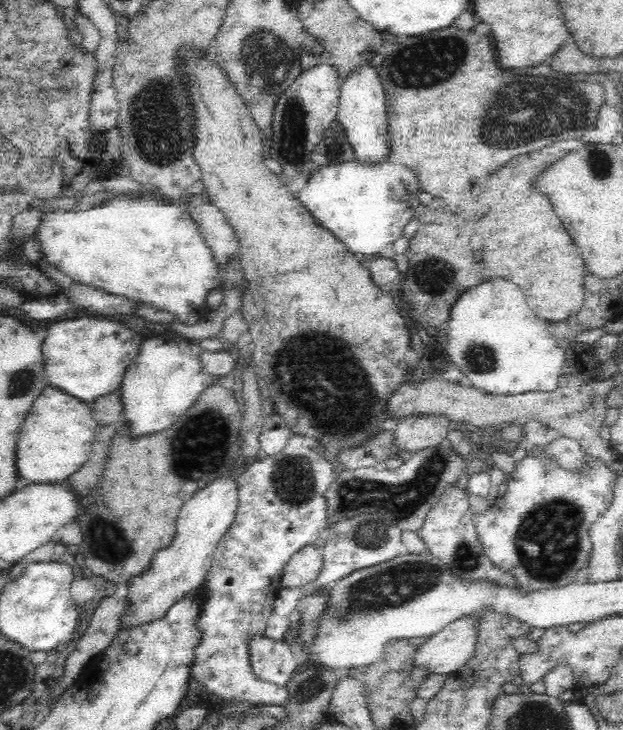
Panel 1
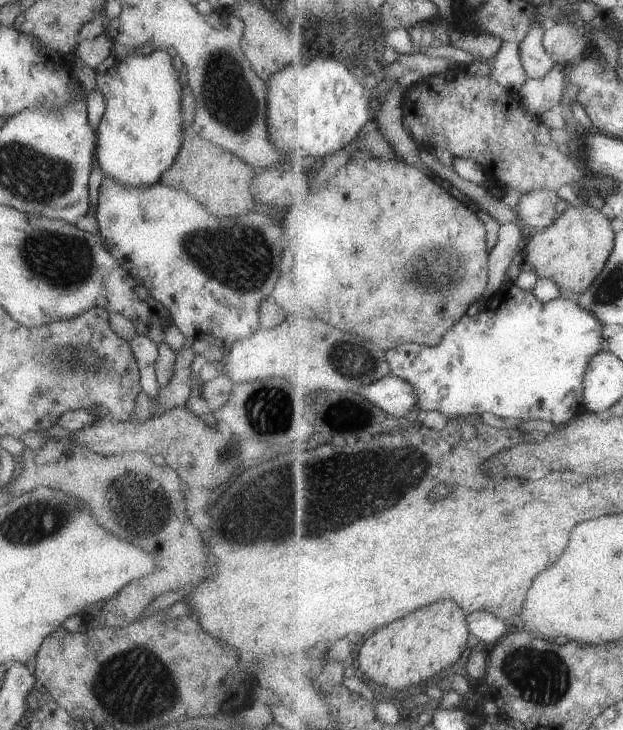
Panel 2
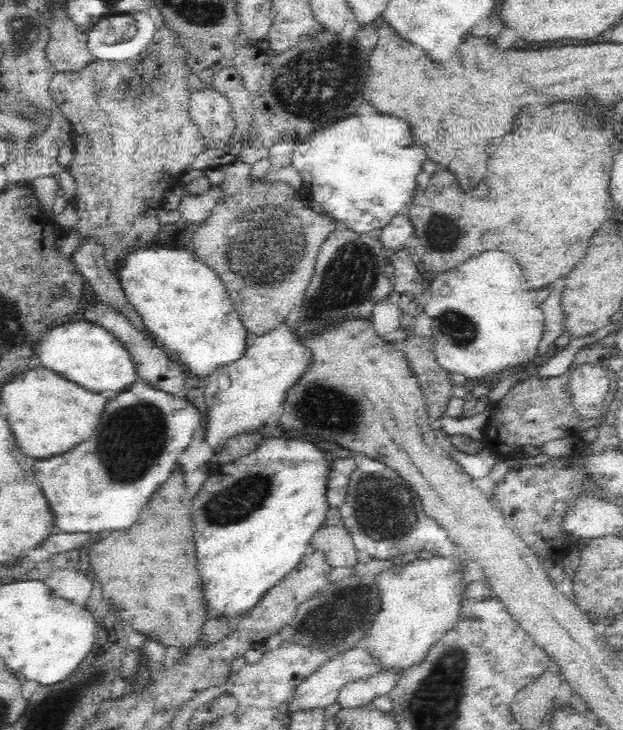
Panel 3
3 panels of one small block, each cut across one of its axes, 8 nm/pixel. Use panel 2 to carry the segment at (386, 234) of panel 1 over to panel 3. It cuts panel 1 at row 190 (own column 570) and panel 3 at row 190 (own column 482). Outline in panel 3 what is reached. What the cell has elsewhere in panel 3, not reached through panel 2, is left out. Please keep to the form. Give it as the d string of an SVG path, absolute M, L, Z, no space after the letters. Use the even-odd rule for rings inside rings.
M386 114L348 116L340 122L324 126L309 134L303 143L297 144L291 160L292 166L302 175L311 199L322 206L324 212L344 222L346 227L357 233L384 228L402 208L411 203L419 190L416 176L422 170L424 162L426 152L422 144L414 138L408 122Z

